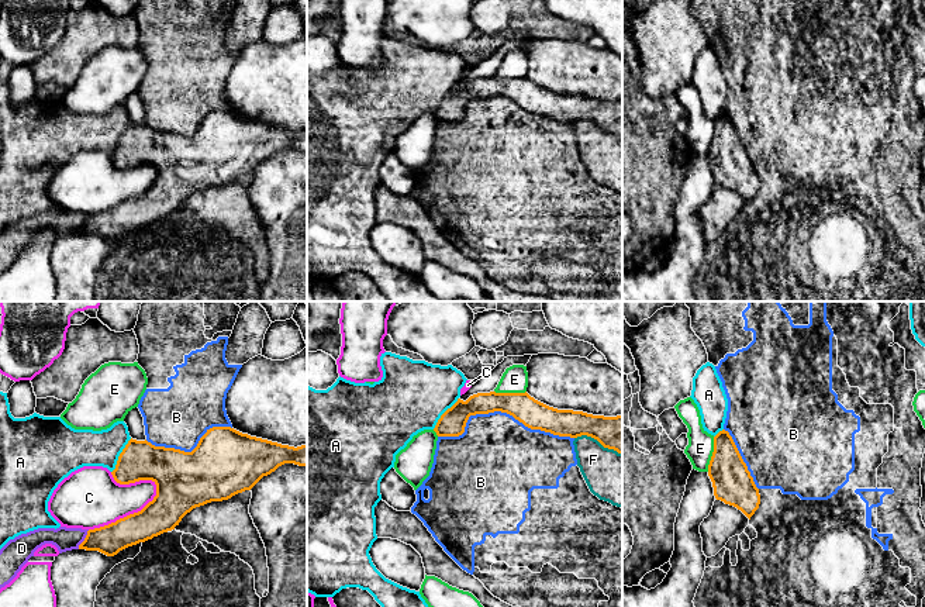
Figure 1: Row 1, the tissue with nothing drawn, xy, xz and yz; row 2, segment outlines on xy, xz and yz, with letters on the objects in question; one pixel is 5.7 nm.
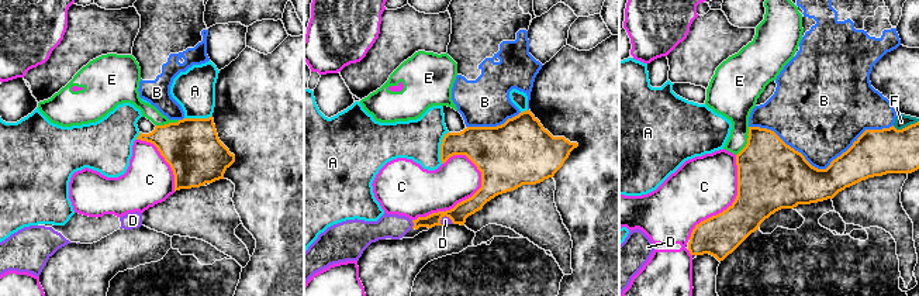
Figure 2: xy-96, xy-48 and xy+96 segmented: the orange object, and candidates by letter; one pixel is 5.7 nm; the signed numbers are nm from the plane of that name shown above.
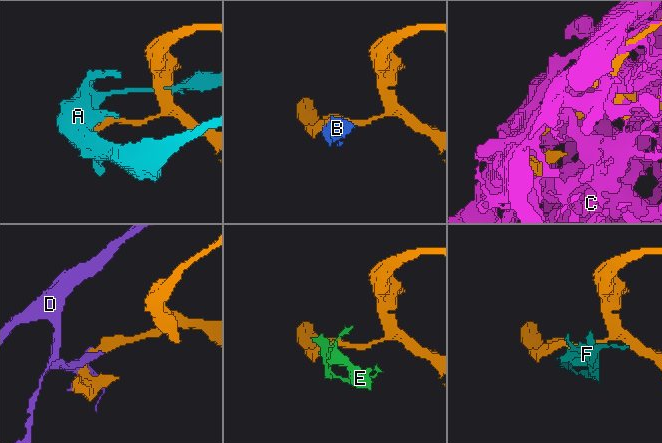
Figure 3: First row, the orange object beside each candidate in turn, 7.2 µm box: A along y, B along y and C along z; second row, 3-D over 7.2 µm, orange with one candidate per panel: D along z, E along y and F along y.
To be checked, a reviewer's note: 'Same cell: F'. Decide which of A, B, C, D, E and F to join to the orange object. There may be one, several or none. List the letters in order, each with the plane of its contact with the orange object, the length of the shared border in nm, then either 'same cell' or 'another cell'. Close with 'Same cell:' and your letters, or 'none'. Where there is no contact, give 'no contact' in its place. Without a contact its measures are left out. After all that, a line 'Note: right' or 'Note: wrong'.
A: xy | 240 nm | another cell
B: xz | 800 nm | another cell
C: xy | 480 nm | another cell
D: xy | 130 nm | another cell
E: yz | 200 nm | another cell
F: xz | 280 nm | another cell
Same cell: none
Note: wrong

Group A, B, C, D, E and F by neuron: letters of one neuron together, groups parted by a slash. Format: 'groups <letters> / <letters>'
groups A / B / C E / D / F

